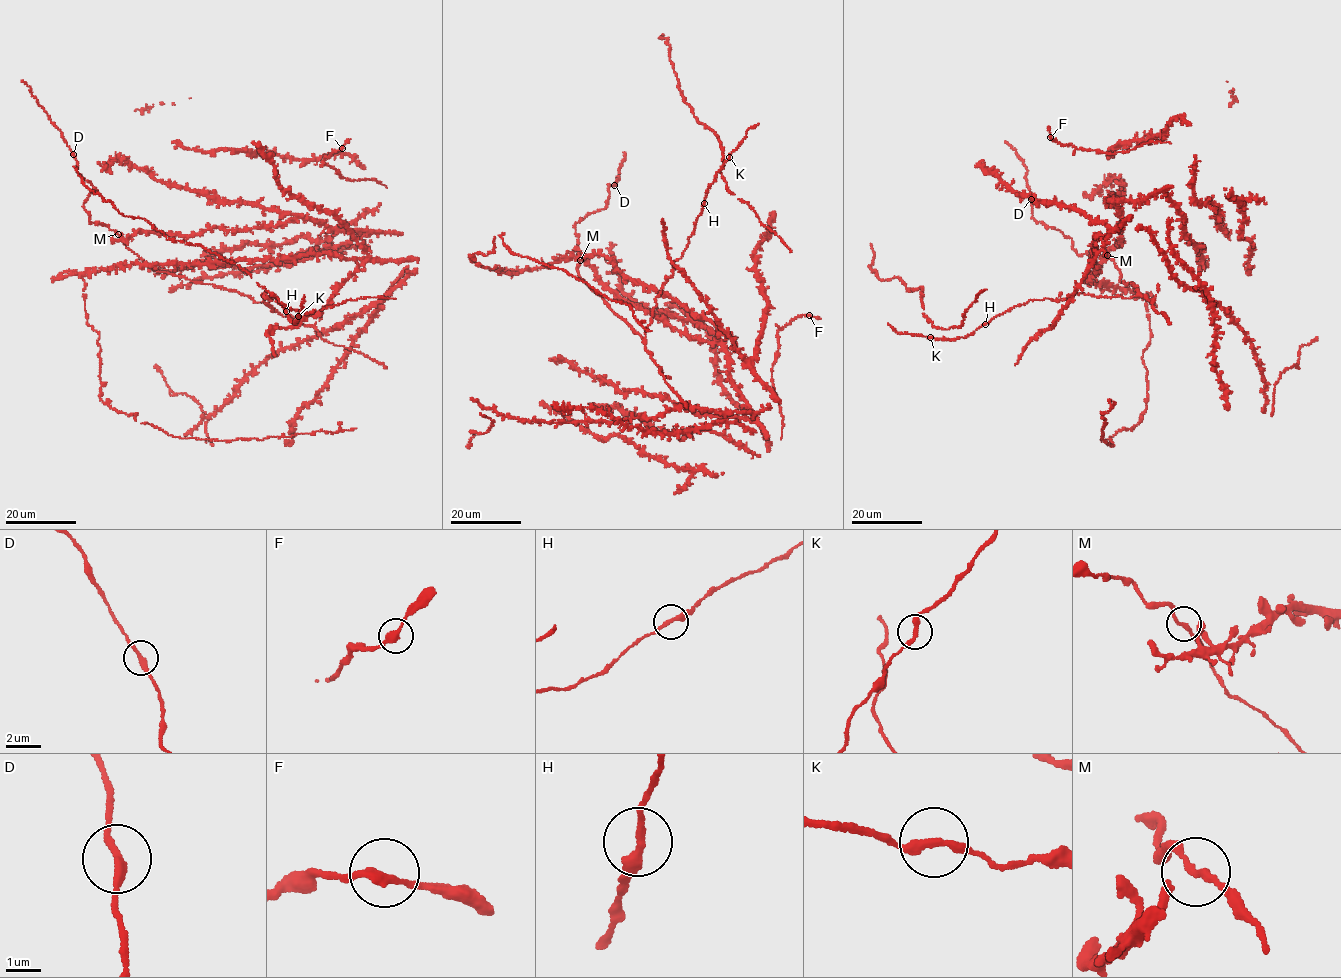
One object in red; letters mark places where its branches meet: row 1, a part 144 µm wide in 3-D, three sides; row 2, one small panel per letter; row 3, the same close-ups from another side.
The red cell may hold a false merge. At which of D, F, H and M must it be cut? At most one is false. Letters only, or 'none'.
none

